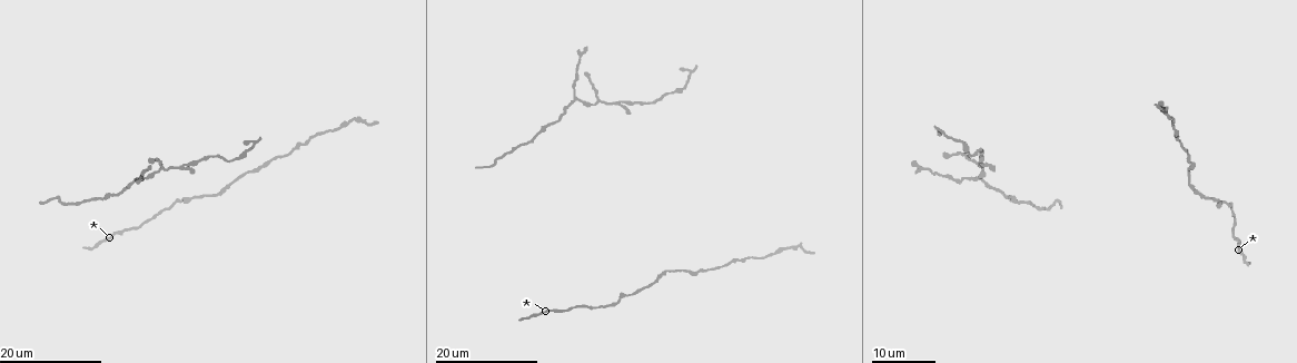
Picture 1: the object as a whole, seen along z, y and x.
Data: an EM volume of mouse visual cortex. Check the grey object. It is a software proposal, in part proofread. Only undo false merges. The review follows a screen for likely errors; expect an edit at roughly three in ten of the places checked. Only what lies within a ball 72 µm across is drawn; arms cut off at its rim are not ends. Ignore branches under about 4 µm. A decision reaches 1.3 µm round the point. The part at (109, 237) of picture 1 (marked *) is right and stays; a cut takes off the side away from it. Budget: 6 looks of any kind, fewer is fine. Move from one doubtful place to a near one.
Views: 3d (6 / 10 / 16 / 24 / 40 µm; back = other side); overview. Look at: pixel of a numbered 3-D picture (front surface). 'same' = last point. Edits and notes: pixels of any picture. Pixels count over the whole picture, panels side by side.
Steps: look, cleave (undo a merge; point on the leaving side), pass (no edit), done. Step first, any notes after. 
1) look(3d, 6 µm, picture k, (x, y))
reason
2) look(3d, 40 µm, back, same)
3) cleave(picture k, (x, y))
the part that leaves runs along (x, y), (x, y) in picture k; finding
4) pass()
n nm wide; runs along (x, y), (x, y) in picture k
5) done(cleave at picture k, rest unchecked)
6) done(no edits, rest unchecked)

look(3d, 24 µm, picture 1, (977, 163))
arms part here

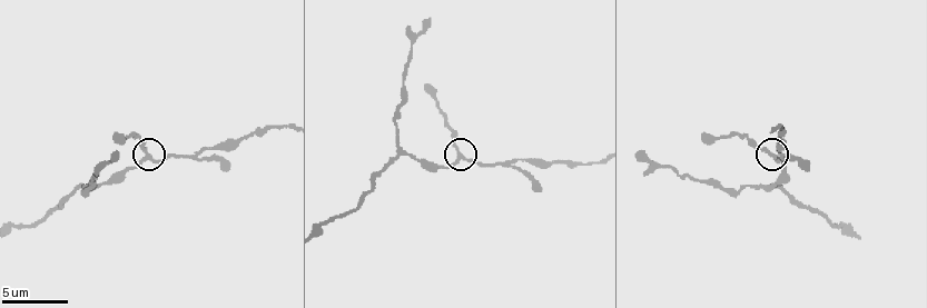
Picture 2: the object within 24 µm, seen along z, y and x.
look(3d, 10 µm, picture 2, (772, 155))
closer look

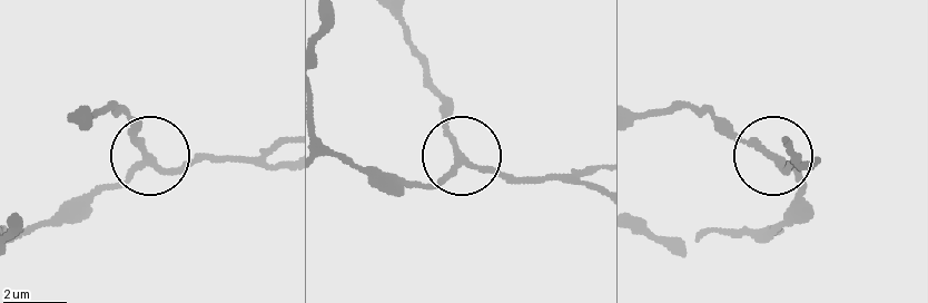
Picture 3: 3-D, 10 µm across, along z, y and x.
pass()
190 nm wide; all the same neuron

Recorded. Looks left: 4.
look(3d, 6 µm, picture 2, (406, 153))
arms part here

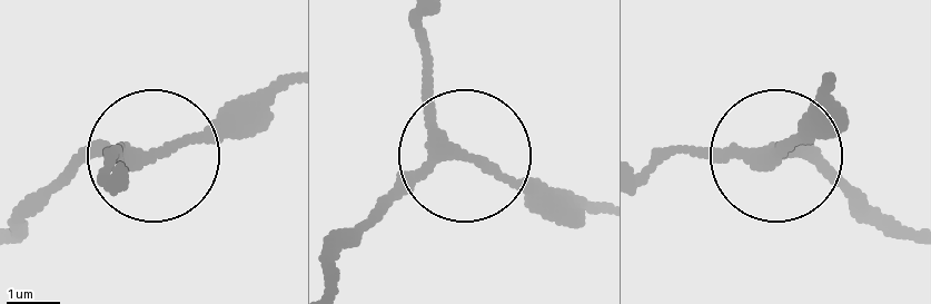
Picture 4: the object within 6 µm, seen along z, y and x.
look(3d, 6 µm, back, picture 4, (772, 156))

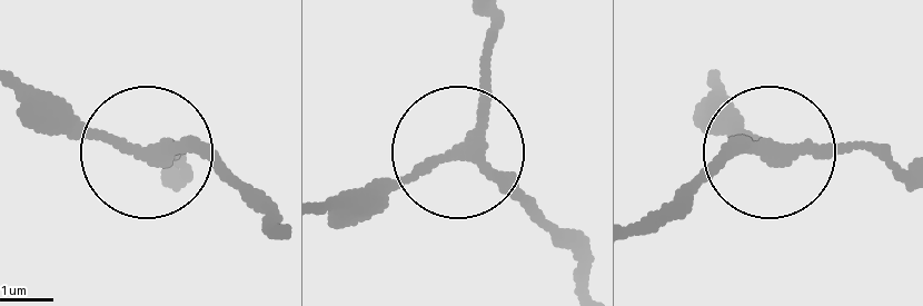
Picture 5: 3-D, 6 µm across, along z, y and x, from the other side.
pass()
220 nm wide; runs along (639, 224), (746, 148), (887, 161) in picture 5; all the same neuron

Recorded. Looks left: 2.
look(3d, 24 µm, picture 1, (942, 130))
sharp bend

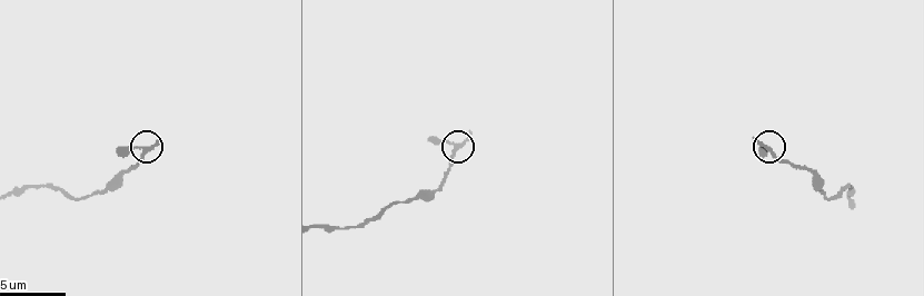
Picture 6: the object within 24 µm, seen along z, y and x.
look(3d, 6 µm, picture 6, (145, 148))
closer look

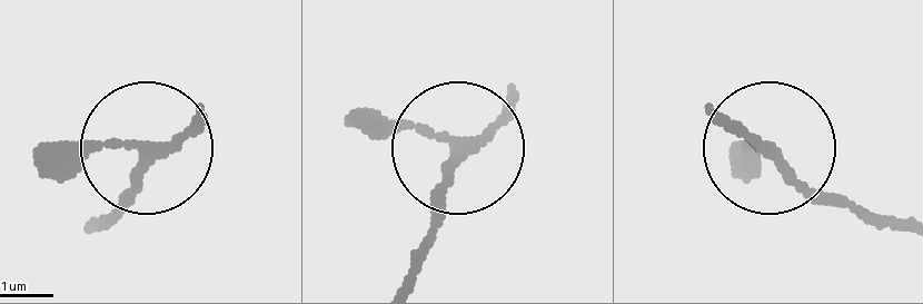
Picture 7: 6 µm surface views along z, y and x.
pass()
3 arms; runs along (95, 228), (135, 166), (130, 144), (41, 162) in picture 7; continuous, no second neuron

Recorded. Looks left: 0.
done(no edits, rest unchecked)

